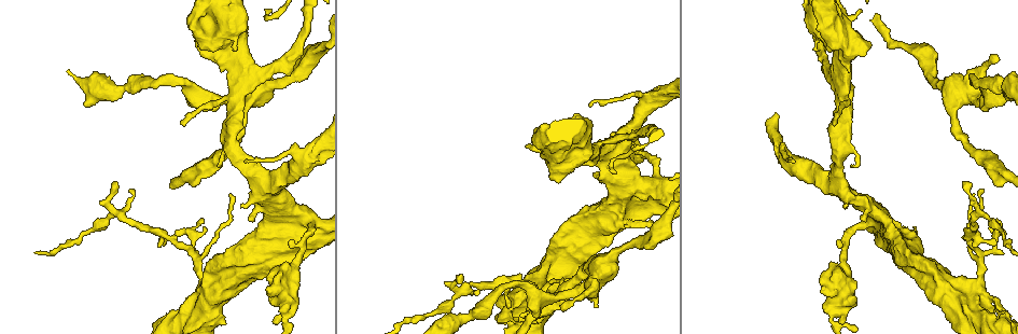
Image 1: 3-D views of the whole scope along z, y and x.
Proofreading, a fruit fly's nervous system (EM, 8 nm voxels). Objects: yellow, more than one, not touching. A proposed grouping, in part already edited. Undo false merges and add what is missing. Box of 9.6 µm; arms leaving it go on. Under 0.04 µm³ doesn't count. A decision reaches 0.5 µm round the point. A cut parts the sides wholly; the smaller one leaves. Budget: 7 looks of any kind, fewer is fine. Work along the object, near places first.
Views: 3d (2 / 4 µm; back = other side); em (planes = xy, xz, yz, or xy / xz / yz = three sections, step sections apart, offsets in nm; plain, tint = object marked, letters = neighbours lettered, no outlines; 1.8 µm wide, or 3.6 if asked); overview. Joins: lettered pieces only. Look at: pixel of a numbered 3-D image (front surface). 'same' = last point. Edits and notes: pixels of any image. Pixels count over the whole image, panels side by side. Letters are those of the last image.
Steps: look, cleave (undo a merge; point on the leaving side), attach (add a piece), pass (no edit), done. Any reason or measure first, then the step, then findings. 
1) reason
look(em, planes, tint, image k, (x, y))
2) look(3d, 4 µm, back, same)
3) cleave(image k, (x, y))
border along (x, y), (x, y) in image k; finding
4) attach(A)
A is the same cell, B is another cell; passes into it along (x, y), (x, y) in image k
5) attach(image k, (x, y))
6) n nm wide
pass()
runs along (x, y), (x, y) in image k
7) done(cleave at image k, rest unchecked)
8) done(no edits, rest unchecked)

look(3d, 4 µm, image 1, (292, 270))

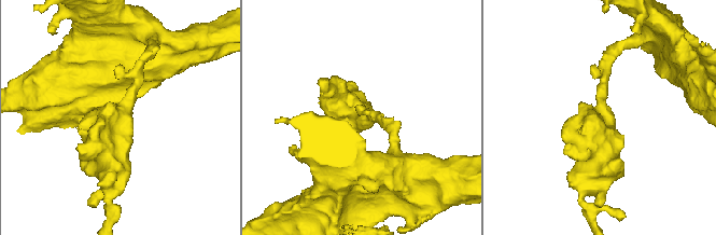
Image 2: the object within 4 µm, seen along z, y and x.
need the tissue
look(em, planes, letters, image 2, (604, 117))

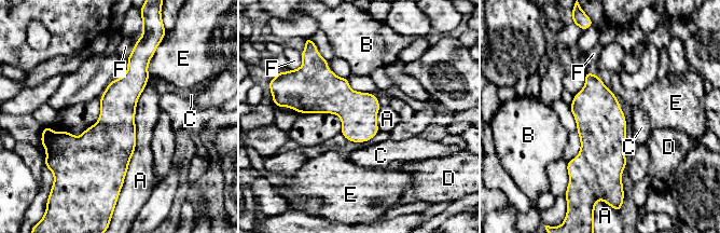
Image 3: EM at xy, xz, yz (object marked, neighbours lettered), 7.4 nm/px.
pass()
A, B, C, D, E and F are other cells; continuous, no second cell

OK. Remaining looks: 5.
branch stops here
look(3d, 2 µm, image 1, (563, 311))

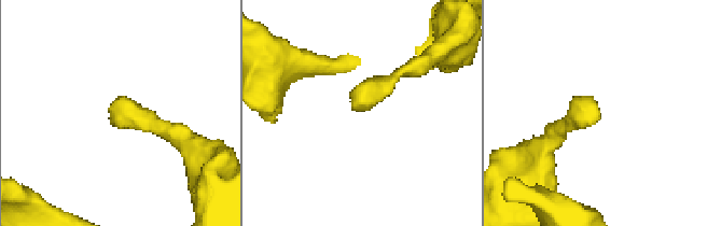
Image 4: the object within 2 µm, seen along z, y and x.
need the tissue
look(em, planes, letters, image 4, (110, 117))

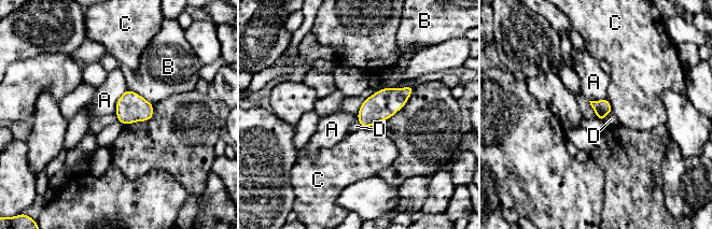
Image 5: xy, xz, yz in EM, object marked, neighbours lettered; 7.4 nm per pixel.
B touches over 220 nm
pass()
A, B, C and D are other cells; no lettered piece goes on from it

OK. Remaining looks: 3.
sudden change in width
look(3d, 4 µm, image 1, (248, 100))

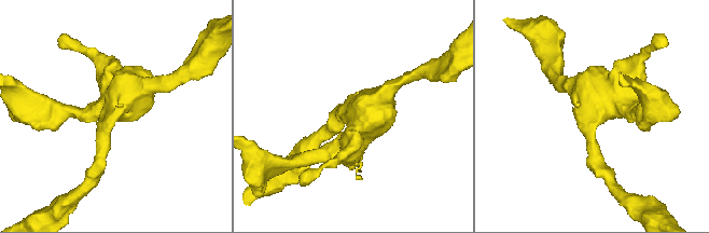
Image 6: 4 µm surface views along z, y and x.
now the EM
look(em, 3.6 µm, planes, letters, image 6, (114, 115))

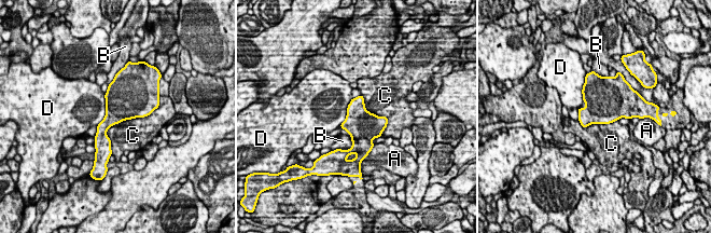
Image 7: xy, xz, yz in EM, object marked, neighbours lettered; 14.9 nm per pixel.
pass()
A, B, C and D are other cells; border along (361, 94), (387, 119), (381, 135) in image 7; all the same cell

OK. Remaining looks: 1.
done(no edits, rest unchecked)

